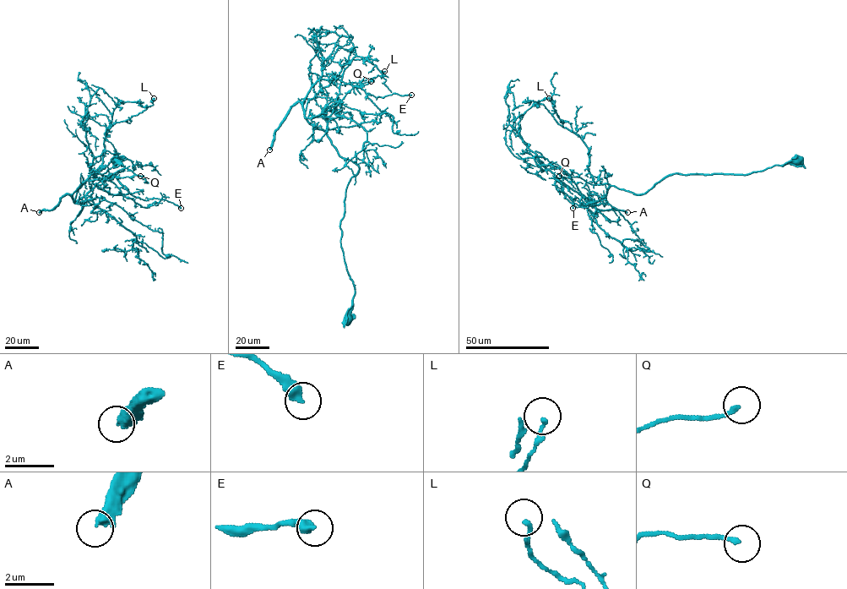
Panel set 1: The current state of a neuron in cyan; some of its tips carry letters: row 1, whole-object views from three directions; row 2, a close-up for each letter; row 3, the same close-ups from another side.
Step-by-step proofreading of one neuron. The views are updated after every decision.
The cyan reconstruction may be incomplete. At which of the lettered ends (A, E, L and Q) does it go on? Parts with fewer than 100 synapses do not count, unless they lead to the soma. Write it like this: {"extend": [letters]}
{"extend": ["A"]}

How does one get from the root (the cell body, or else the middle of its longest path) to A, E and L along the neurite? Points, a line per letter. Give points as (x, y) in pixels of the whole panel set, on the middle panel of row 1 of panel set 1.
A: (349, 318), (355, 286), (339, 222), (346, 187), (359, 166), (308, 121), (298, 101), (269, 149)
E: (349, 318), (355, 286), (339, 222), (359, 166), (308, 121), (303, 100), (320, 79), (376, 97), (411, 95)
L: (349, 318), (355, 286), (339, 222), (359, 166), (339, 155), (323, 117), (334, 111), (340, 84), (384, 71)

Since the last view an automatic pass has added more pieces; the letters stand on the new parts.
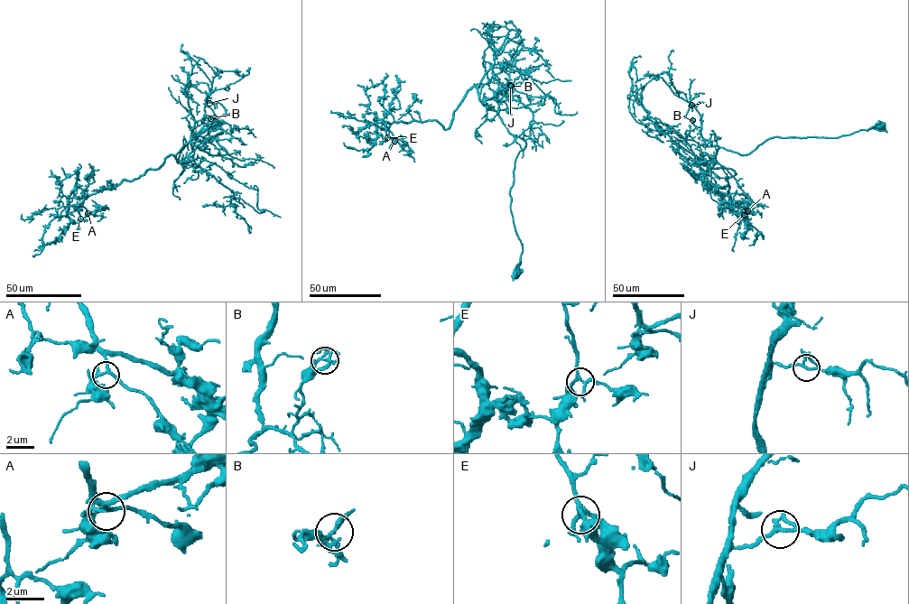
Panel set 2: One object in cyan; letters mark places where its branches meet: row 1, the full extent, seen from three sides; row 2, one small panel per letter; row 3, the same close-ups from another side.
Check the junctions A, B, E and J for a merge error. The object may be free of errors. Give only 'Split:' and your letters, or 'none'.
Split: none

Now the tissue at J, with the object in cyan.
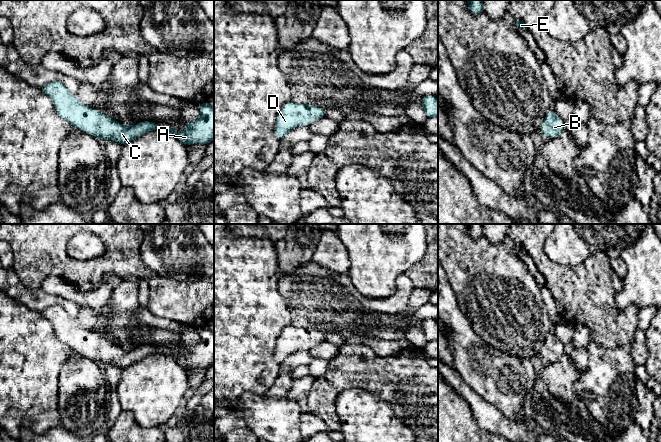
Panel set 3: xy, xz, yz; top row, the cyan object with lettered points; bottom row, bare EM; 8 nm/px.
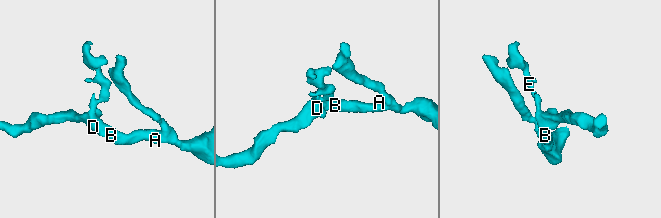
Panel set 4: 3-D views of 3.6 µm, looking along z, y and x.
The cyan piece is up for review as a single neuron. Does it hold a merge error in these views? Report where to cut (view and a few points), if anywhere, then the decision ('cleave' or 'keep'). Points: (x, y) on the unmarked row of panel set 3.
no cut; keep

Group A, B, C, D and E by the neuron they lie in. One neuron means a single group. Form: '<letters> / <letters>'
A B C D E

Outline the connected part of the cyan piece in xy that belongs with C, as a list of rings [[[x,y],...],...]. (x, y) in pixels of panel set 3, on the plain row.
[[[60,304],[52,305],[41,312],[54,328],[57,338],[71,350],[96,362],[114,364],[125,369],[152,354],[173,357],[185,369],[200,367],[207,369],[214,363],[214,333],[209,326],[199,328],[200,341],[188,346],[182,357],[152,345],[142,345],[132,350],[123,350],[103,336],[82,328]]]

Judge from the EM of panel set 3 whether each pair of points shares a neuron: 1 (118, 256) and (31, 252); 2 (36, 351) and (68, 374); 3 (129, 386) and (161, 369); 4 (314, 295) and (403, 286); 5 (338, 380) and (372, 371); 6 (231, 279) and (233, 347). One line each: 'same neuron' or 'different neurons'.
1: same neuron
2: different neurons
3: same neuron
4: same neuron
5: same neuron
6: same neuron

